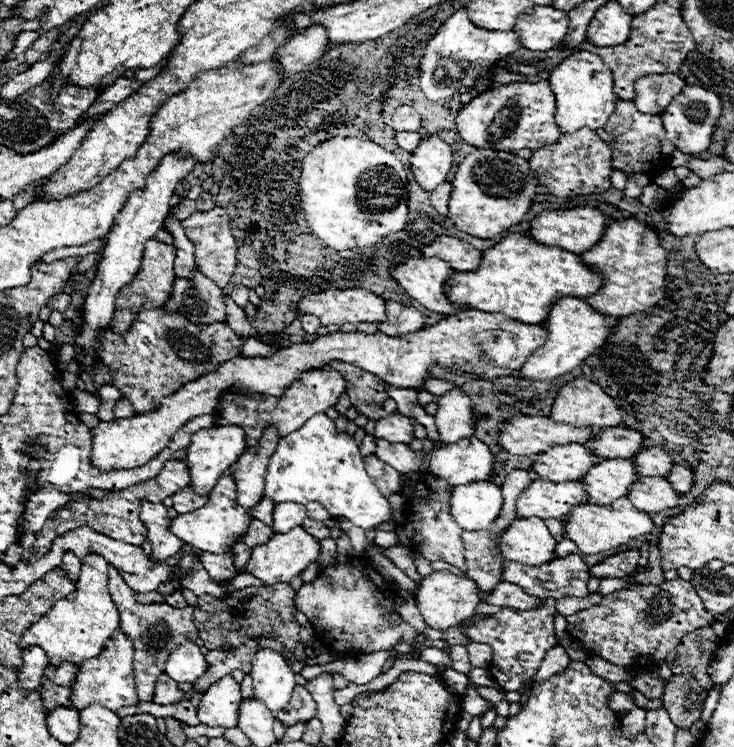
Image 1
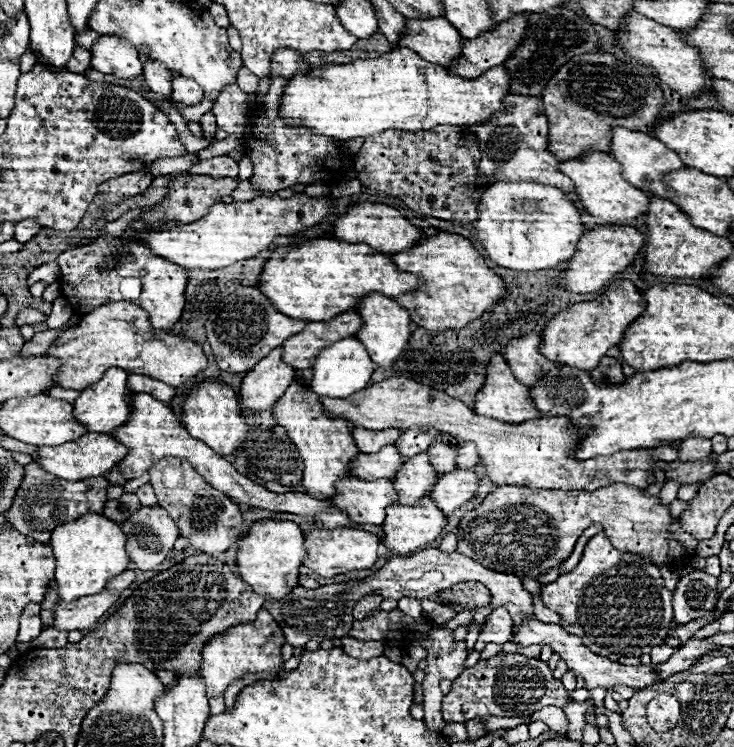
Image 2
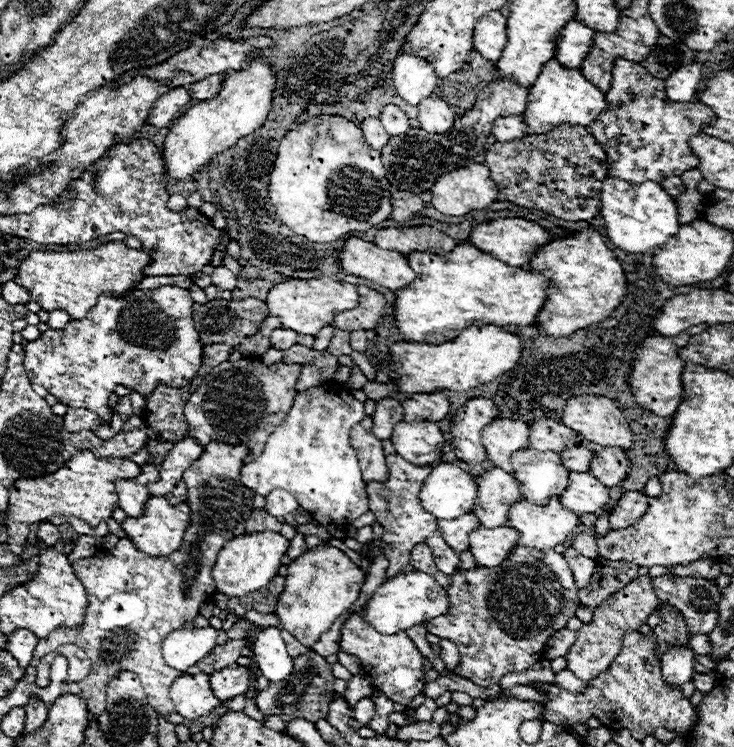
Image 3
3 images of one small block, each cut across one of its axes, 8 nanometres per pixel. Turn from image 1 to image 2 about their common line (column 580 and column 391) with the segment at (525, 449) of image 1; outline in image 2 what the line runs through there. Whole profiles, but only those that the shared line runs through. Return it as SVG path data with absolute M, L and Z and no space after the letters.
M354 428L352 430L354 442L360 452L364 454L374 454L386 444L394 444L396 438L400 436L398 428L386 428L384 432L368 432L366 428Z

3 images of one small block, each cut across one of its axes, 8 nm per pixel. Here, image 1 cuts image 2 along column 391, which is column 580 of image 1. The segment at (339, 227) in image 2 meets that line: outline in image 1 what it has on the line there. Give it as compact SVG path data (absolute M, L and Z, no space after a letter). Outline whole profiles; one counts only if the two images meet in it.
M578 206L578 208L568 208L568 210L550 210L550 212L542 212L540 216L536 216L532 220L530 236L540 244L560 246L560 248L570 250L574 254L582 254L602 240L604 230L610 222L612 220L602 210L592 208L592 206Z

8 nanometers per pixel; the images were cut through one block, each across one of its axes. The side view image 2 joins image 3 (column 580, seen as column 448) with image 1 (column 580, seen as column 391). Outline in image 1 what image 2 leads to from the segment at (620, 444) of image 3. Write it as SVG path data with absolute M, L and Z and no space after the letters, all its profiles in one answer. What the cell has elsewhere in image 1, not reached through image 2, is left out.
M576 378L560 388L550 418L574 428L608 428L622 424L622 410L598 384Z

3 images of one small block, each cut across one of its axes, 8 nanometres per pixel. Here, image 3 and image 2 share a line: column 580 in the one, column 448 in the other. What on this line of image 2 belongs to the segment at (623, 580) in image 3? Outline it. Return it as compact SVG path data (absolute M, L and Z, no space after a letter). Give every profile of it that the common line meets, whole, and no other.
M460 582L448 590L442 590L434 598L436 598L436 602L460 604L462 608L468 608L468 610L490 604L488 588L484 588L484 584L480 584L480 582Z

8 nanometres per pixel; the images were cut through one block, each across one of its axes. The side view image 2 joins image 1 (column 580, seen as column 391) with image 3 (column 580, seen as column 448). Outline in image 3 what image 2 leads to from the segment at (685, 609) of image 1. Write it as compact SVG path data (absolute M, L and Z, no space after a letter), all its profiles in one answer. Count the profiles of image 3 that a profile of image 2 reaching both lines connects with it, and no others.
M648 574L634 578L622 590L614 592L608 600L594 608L594 620L590 624L584 624L582 630L578 630L578 640L574 642L574 648L570 648L570 652L564 656L568 662L568 670L574 672L580 680L592 680L594 676L602 674L618 656L622 648L622 636L630 628L640 628L640 624L648 620L648 616L658 608L658 604L660 600L652 590Z

